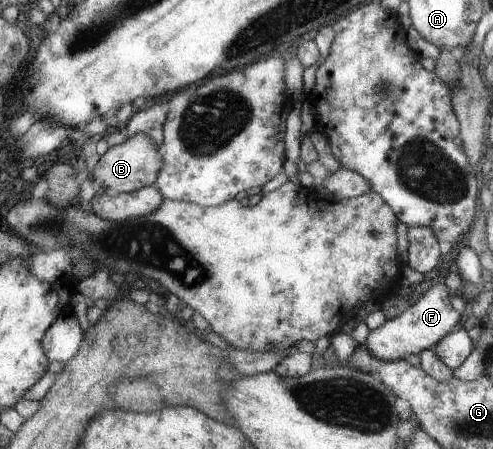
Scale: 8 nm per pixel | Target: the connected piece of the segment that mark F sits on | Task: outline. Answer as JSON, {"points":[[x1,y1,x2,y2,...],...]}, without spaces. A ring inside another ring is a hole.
{"points":[[450,249,450,250,449,250,449,251,447,251,447,252,443,252,443,251,442,251,442,258,441,258,441,259,440,259,440,264,439,264,439,265,438,265,438,266,437,266,437,268,436,268,436,270,435,270,435,271,434,271,434,272,433,272,433,274,432,274,432,275,430,275,430,276,428,276,428,278,430,278,430,277,432,277,432,276,433,276,433,279,434,279,434,280,436,280,436,279,437,279,437,278,438,278,438,277,441,277,441,278,442,278,442,279,441,279,441,282,439,282,439,283,438,283,438,284,435,284,435,286,434,286,434,285,433,285,433,286,432,286,432,287,431,287,431,288,430,288,430,289,429,289,429,290,427,290,427,291,426,291,426,293,425,293,425,294,423,294,423,296,422,296,422,297,421,297,421,298,420,298,420,299,419,299,419,300,418,300,418,301,417,301,417,302,416,302,416,303,413,303,413,304,412,304,412,305,411,305,411,306,409,306,409,307,407,307,407,308,406,308,406,309,405,309,405,310,404,310,404,311,403,311,403,312,402,312,402,313,401,313,401,314,400,314,400,315,399,315,399,316,398,316,398,317,395,317,395,318,393,318,393,319,392,319,392,320,388,320,388,319,387,319,387,320,386,320,386,322,385,322,385,323,384,323,384,324,383,324,383,325,382,325,382,326,381,326,381,327,379,327,379,328,377,328,377,329,375,329,375,330,374,330,374,331,371,331,371,332,370,332,370,333,369,333,369,336,368,336,368,339,367,339,367,340,366,340,366,342,365,342,365,344,363,344,363,345,365,345,365,346,366,346,366,347,367,347,367,348,368,348,368,351,369,351,369,352,371,352,371,354,373,354,373,356,374,356,374,357,377,357,377,358,380,358,380,359,381,359,381,360,384,360,384,361,398,361,398,360,401,360,401,359,404,359,404,358,405,358,405,356,407,356,407,355,409,355,409,354,418,354,418,355,419,355,419,354,420,354,420,352,423,352,423,351,424,351,424,350,427,350,427,349,432,349,432,348,433,348,433,346,435,346,435,345,436,345,436,344,437,344,437,343,438,343,438,342,439,342,439,341,440,341,440,340,441,340,441,339,442,339,442,338,443,338,443,337,444,337,444,336,447,336,447,334,449,334,449,333,450,333,450,332,453,332,453,331,455,331,455,330,457,330,457,331,458,331,458,330,459,330,459,329,461,329,461,327,460,327,460,326,459,326,459,320,461,320,461,314,460,314,460,313,459,313,459,312,458,312,458,311,457,311,457,310,455,310,455,308,453,308,453,306,452,306,452,305,451,305,451,303,450,303,450,301,449,301,449,299,450,299,450,298,451,298,451,296,452,296,452,295,453,295,453,294,452,294,452,292,451,292,451,291,450,291,450,290,449,290,449,288,447,288,447,286,446,286,446,284,445,284,445,283,444,283,444,282,443,282,443,281,442,281,442,280,443,280,443,278,444,278,444,276,445,276,445,273,447,273,447,272,449,272,449,270,448,270,448,268,449,268,449,266,450,266,450,265,449,265,449,264,448,264,448,262,449,262,449,261,450,261,450,260,451,260,451,259,452,259,452,255,451,255,451,249]]}

